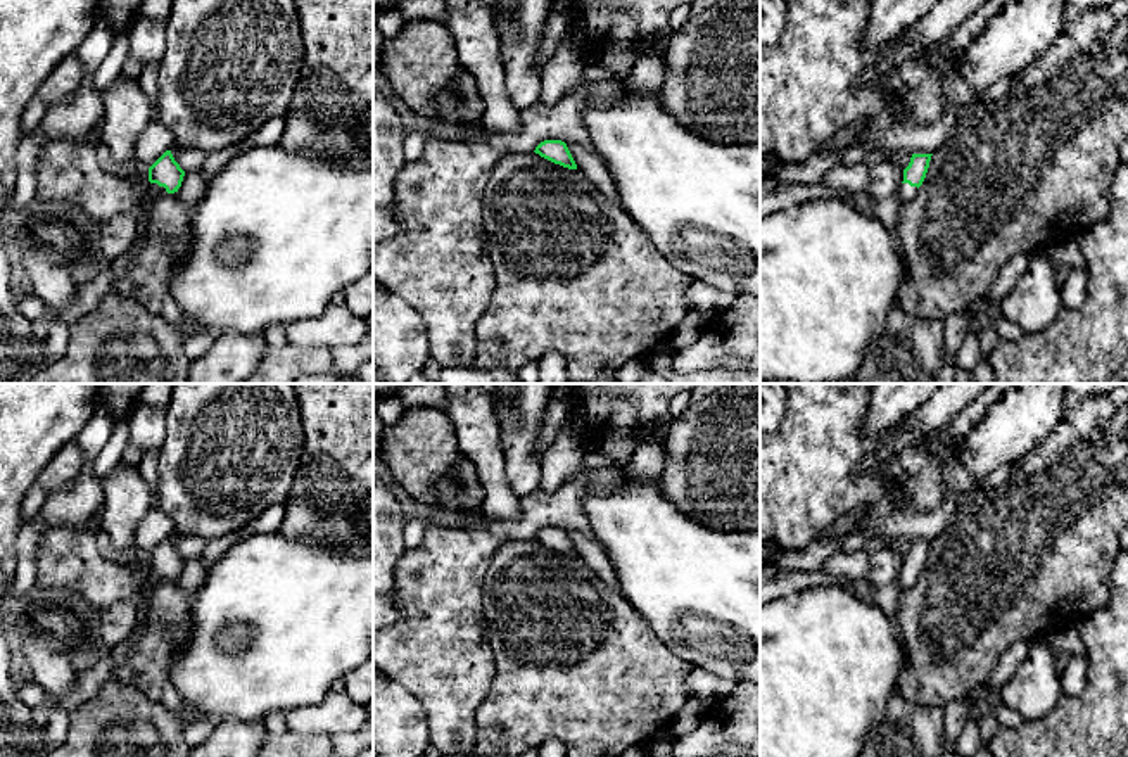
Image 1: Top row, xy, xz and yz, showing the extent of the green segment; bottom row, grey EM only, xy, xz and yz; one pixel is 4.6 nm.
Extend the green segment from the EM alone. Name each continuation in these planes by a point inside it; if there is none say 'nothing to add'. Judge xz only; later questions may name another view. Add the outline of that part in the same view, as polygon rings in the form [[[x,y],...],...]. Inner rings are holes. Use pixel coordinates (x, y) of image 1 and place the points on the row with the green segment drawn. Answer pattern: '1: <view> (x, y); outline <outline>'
nothing to add

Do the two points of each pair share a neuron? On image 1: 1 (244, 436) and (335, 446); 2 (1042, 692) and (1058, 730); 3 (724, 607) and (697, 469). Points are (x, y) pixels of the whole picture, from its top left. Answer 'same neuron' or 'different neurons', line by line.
1: different neurons
2: different neurons
3: different neurons

